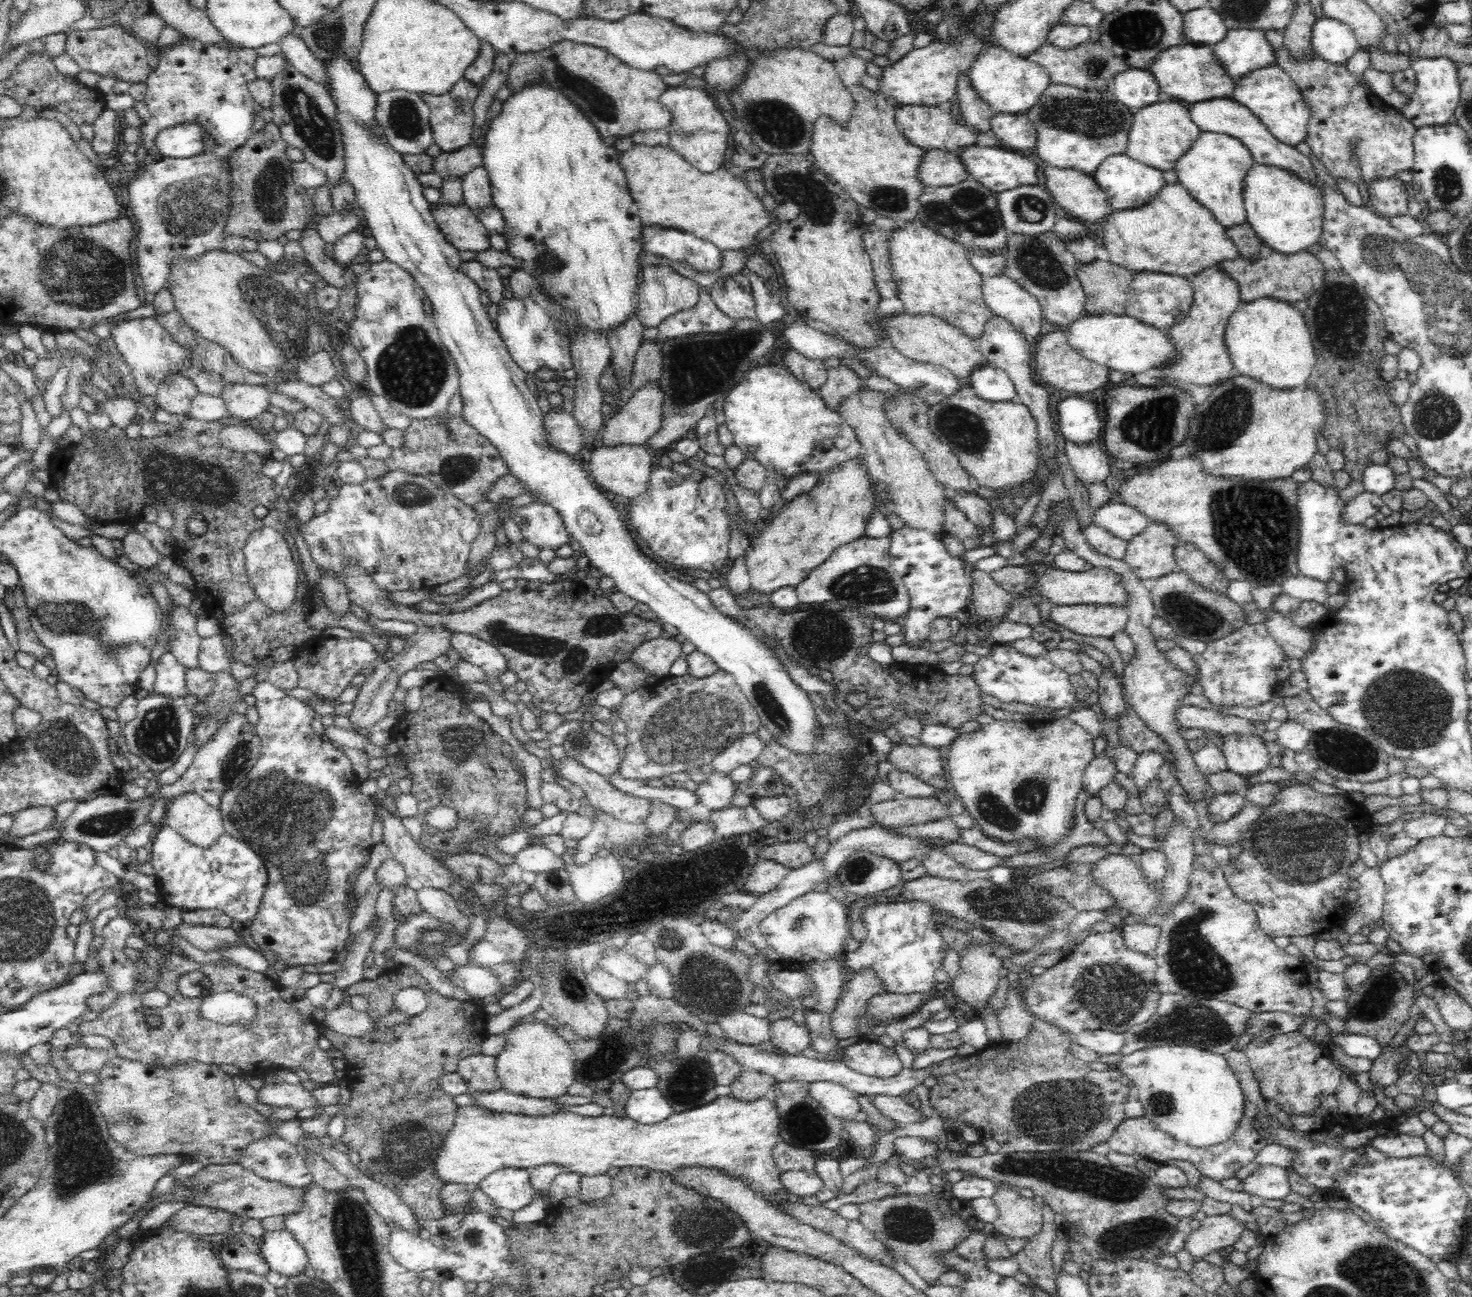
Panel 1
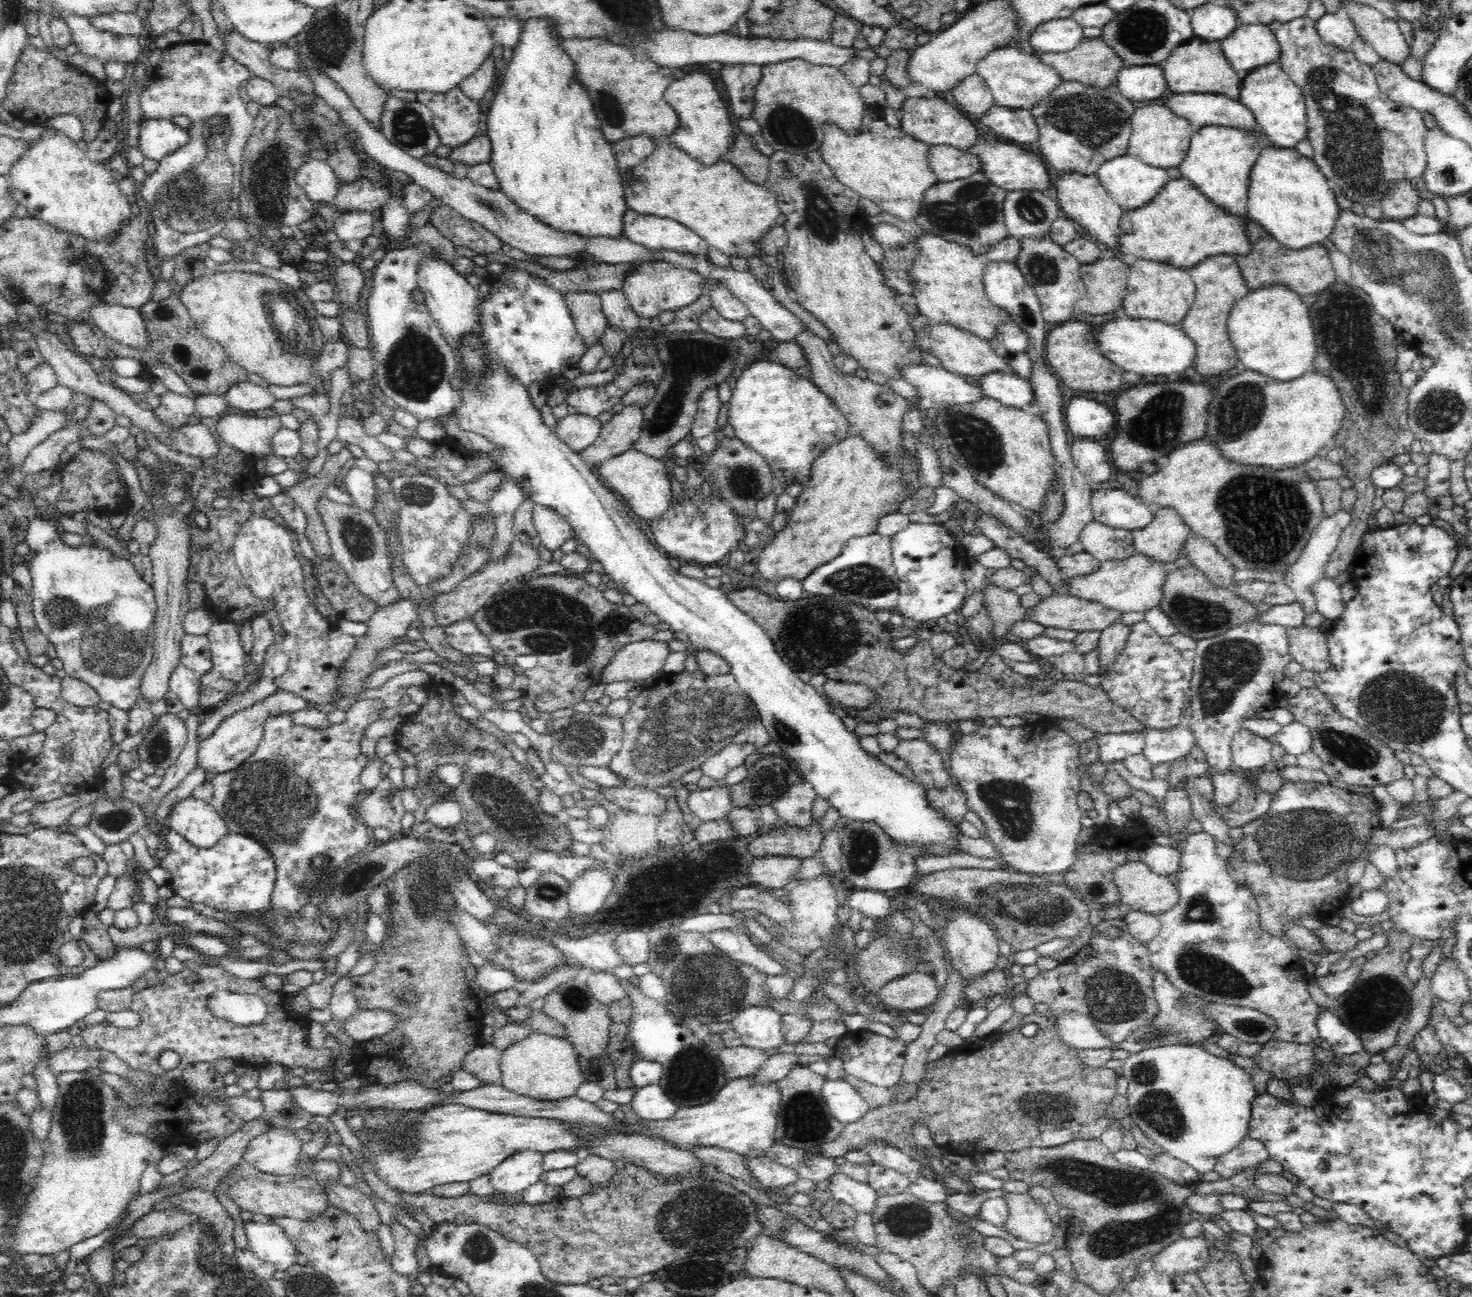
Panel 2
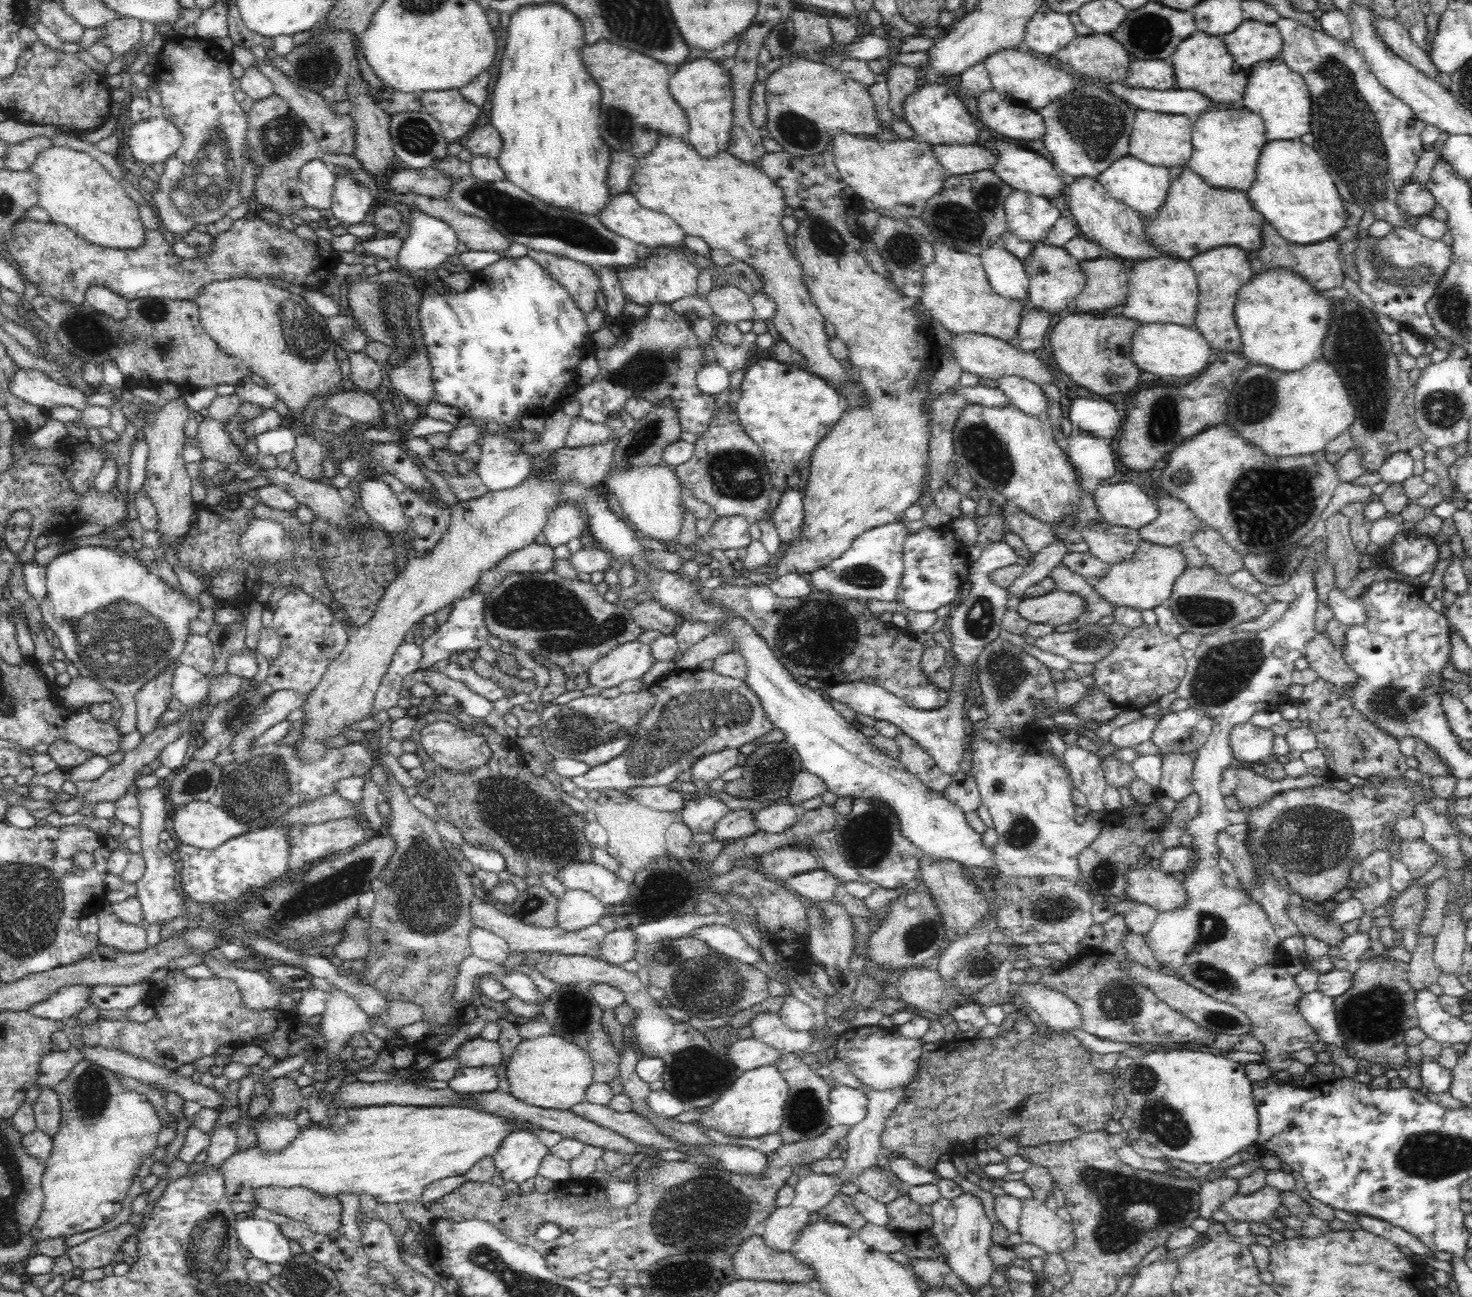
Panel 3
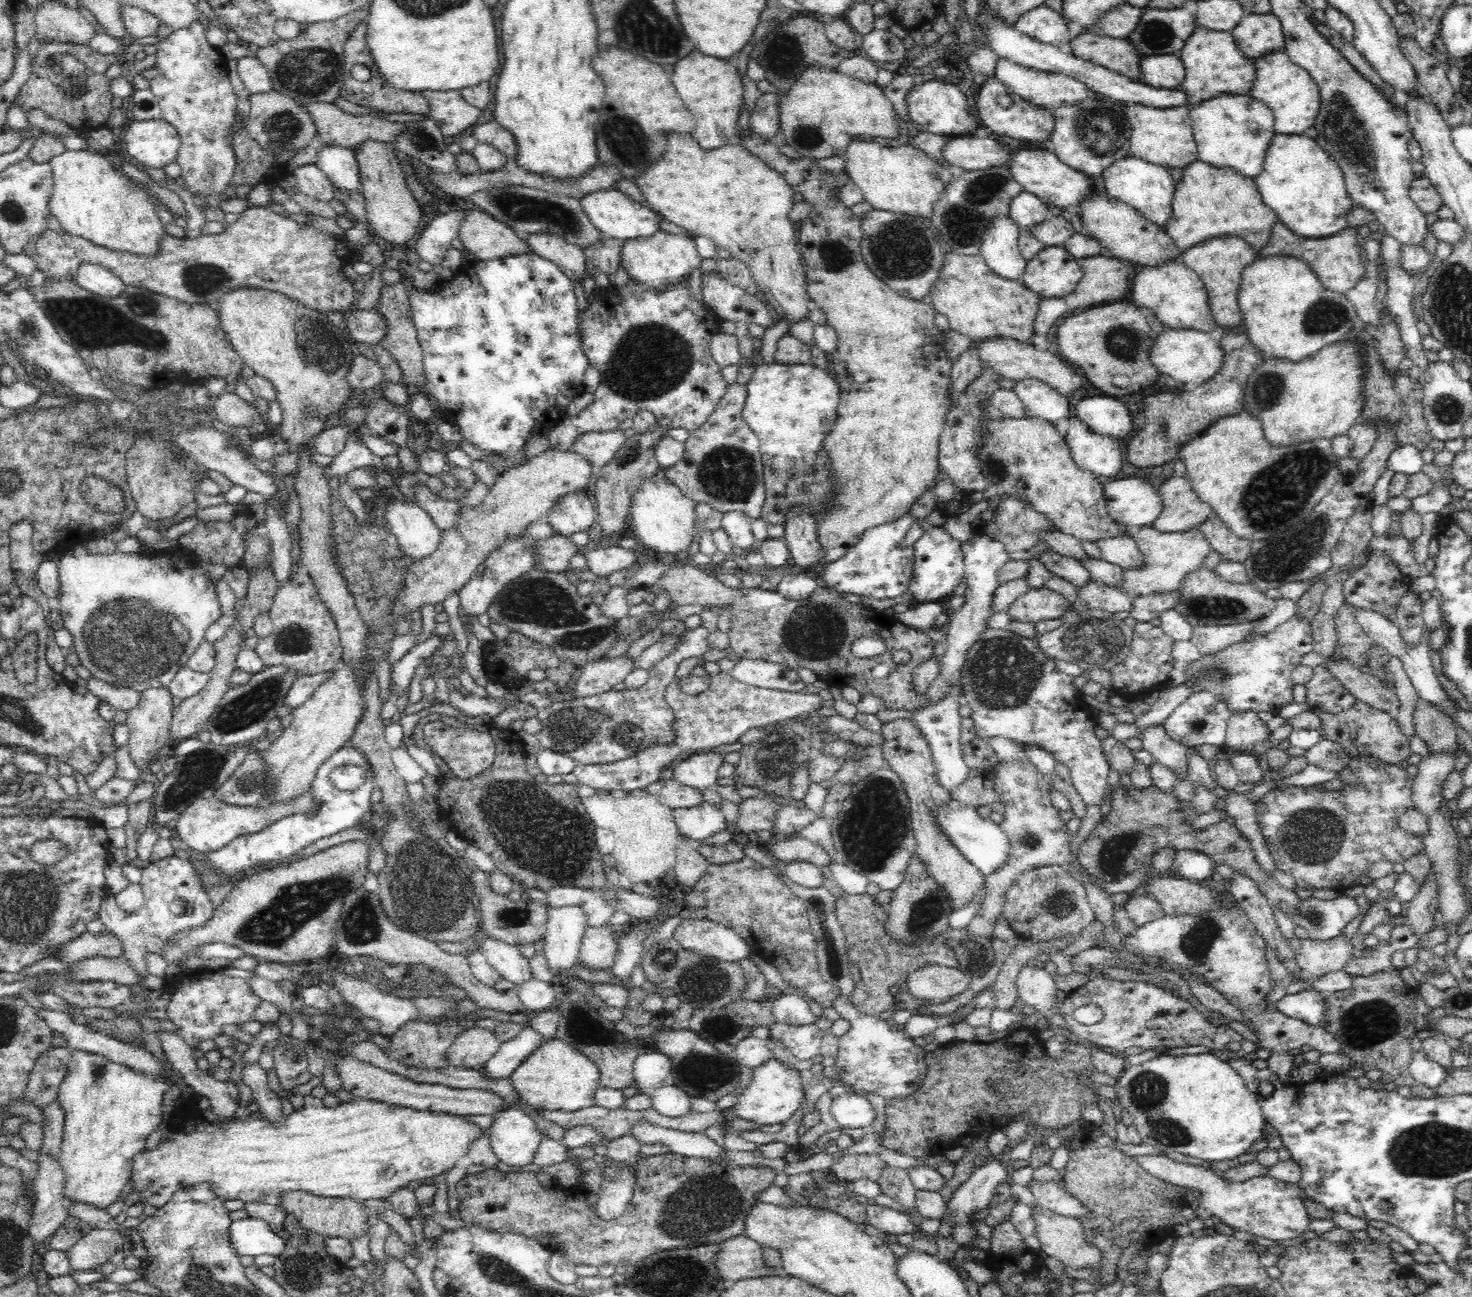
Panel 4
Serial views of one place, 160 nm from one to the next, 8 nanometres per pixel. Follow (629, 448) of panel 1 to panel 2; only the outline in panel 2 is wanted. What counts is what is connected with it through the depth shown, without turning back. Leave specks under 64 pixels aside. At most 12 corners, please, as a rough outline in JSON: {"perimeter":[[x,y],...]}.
{"perimeter":[[633,448],[598,466],[604,486],[646,522],[672,502],[661,459]]}

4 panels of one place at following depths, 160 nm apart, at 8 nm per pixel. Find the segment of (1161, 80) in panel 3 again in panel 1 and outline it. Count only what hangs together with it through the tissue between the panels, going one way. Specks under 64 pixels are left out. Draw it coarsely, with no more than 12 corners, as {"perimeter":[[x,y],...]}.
{"perimeter":[[1130,67],[1110,90],[1133,113],[1163,99],[1148,69]]}

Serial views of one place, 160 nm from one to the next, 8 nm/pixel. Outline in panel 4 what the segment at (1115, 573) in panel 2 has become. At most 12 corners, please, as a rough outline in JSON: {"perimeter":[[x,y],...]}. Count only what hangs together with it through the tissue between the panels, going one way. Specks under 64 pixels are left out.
{"perimeter":[[1198,527],[1132,537],[1144,563],[1118,586],[1136,595],[1179,590],[1213,551]]}

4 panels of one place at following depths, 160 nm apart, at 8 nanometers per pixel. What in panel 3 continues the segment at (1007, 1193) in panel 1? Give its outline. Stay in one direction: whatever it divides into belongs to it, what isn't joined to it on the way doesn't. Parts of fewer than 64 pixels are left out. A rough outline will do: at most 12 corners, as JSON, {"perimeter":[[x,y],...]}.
{"perimeter":[[1021,1203],[1022,1241],[1047,1254],[1072,1248],[1076,1236],[1044,1203]]}

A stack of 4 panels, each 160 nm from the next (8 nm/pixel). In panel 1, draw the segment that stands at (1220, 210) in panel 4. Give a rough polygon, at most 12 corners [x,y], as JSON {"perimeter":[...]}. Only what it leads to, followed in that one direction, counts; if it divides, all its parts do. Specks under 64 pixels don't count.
{"perimeter":[[1178,182],[1114,211],[1103,243],[1132,274],[1180,277],[1238,256]]}

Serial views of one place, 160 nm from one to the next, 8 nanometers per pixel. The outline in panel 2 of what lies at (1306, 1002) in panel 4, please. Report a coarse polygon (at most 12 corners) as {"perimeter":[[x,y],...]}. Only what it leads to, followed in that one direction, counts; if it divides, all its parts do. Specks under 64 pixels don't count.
{"perimeter":[[1328,1007],[1316,1026],[1324,1045],[1349,1055],[1363,1050],[1360,1037]]}

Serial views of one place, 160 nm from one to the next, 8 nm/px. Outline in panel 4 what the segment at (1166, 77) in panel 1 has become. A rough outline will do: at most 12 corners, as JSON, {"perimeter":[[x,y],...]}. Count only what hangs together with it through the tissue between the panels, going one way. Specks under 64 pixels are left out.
{"perimeter":[[1197,26],[1178,54],[1190,106],[1246,94],[1254,60]]}

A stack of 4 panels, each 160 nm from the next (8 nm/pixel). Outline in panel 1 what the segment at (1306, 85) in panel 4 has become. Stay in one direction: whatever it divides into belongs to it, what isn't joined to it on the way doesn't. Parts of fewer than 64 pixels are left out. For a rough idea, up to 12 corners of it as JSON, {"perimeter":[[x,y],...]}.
{"perimeter":[[1277,64],[1239,78],[1231,98],[1280,142],[1306,140],[1309,108]]}

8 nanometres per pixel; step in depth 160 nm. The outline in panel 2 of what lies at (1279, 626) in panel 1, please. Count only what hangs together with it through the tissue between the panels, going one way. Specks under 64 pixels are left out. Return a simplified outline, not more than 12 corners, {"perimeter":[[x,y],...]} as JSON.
{"perimeter":[[1286,627],[1290,655],[1305,670],[1329,670],[1326,633]]}

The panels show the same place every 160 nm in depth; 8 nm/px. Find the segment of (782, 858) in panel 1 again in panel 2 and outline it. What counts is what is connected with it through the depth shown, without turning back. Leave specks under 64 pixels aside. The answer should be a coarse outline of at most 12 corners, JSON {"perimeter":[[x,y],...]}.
{"perimeter":[[821,821],[783,826],[748,843],[755,857],[818,854]]}

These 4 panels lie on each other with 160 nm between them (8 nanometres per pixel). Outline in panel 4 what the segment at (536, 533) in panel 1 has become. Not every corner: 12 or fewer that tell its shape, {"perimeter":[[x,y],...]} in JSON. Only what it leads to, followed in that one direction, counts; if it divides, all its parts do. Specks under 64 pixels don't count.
{"perimeter":[[590,492],[563,494],[546,522],[554,535],[587,531],[597,510]]}

